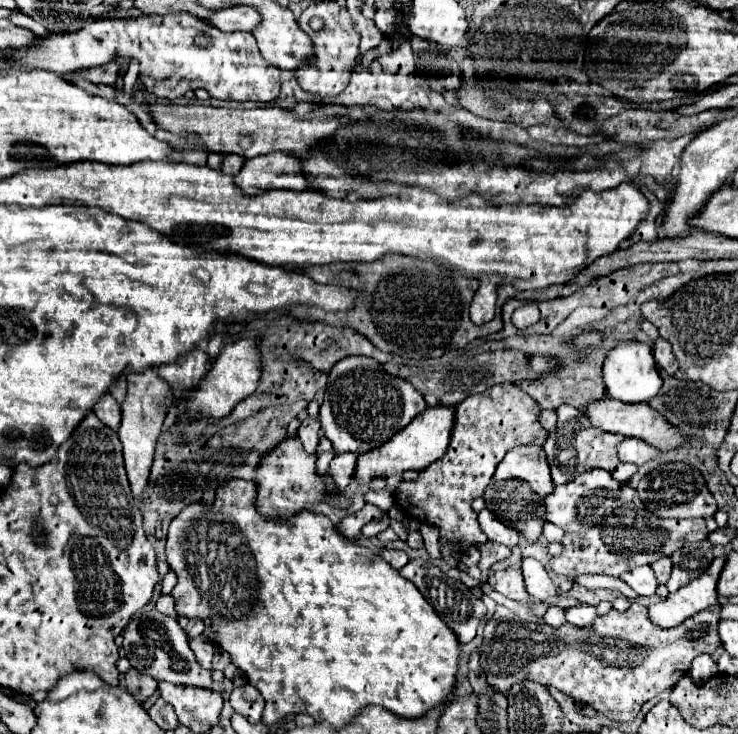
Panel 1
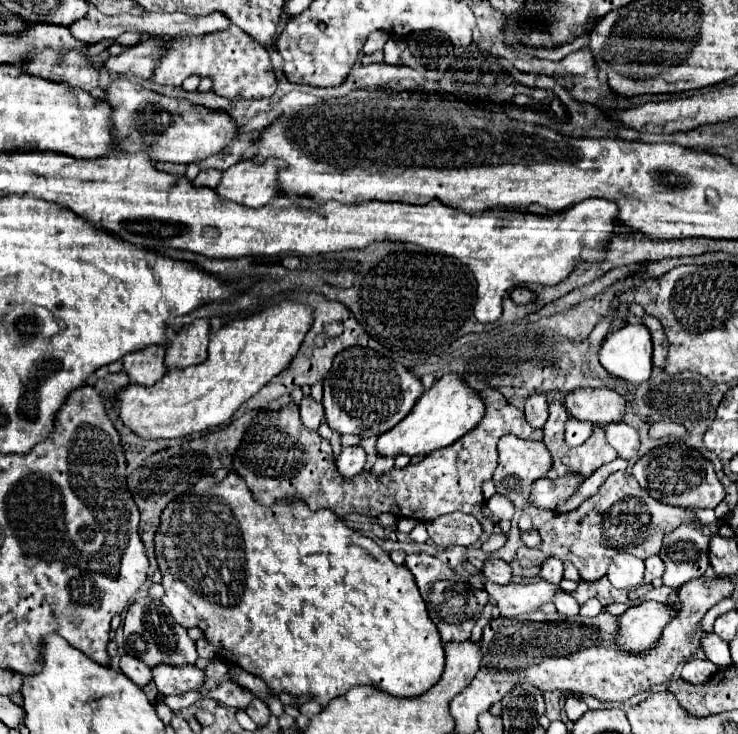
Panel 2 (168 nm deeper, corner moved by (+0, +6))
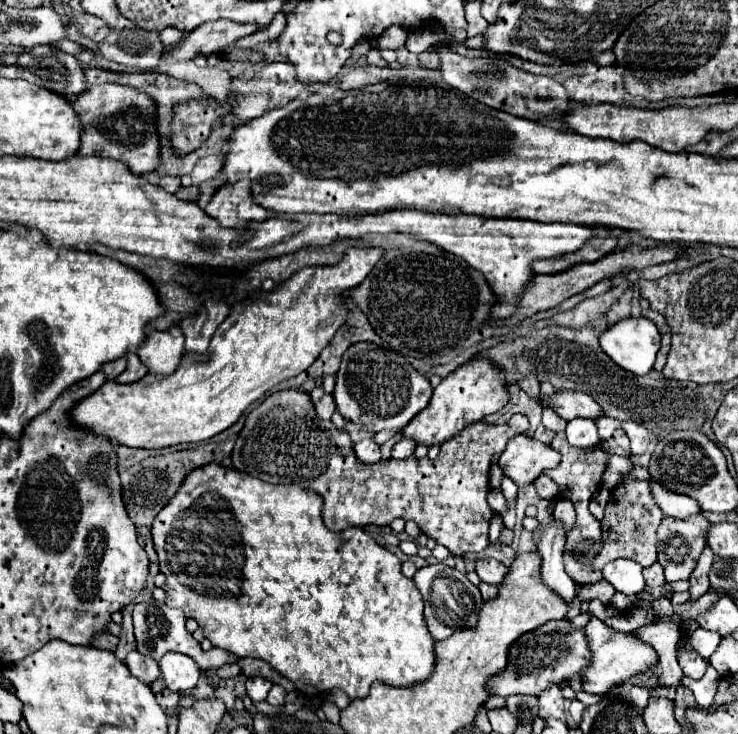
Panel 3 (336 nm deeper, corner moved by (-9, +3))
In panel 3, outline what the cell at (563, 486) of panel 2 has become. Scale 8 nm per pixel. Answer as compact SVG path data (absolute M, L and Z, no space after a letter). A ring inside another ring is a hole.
M541 475L539 479L535 479L535 489L537 489L537 493L543 497L543 499L547 499L547 501L555 501L557 497L559 497L559 487L555 485L555 481L551 481L547 475Z

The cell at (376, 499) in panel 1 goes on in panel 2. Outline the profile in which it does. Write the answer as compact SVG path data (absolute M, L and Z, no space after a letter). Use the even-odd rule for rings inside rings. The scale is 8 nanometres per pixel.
M350 446L350 448L344 448L340 452L340 456L336 458L336 466L338 466L338 472L344 476L344 478L352 478L356 476L358 472L362 472L366 464L366 452L362 446Z

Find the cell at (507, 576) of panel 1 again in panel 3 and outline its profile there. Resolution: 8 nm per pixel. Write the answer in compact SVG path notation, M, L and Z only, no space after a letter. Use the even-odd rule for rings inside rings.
M479 559L475 569L477 569L477 575L481 577L483 583L489 583L495 587L499 587L507 575L507 567L497 559Z

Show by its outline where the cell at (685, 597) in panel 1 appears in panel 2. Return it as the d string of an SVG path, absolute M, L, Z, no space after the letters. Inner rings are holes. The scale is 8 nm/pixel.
M642 602L618 618L618 648L622 652L648 652L658 644L662 628L672 620L670 610L660 602Z

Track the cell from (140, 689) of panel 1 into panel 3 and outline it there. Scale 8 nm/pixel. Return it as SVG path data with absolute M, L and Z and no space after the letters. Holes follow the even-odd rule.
M131 651L131 653L127 655L125 663L127 663L129 671L131 671L135 677L139 677L143 683L147 683L147 685L151 685L151 683L159 677L159 665L157 665L157 661L147 659L145 655L139 655L137 651Z

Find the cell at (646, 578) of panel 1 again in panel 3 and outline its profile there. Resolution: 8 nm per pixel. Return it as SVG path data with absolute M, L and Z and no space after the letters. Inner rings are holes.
M615 559L601 571L603 577L621 593L637 595L645 589L643 567L633 559Z

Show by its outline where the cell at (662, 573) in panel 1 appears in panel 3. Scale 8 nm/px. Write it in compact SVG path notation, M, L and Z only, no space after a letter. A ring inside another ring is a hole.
M659 563L643 569L643 575L645 575L645 581L649 587L659 587L665 583L665 575L663 575L663 567Z

